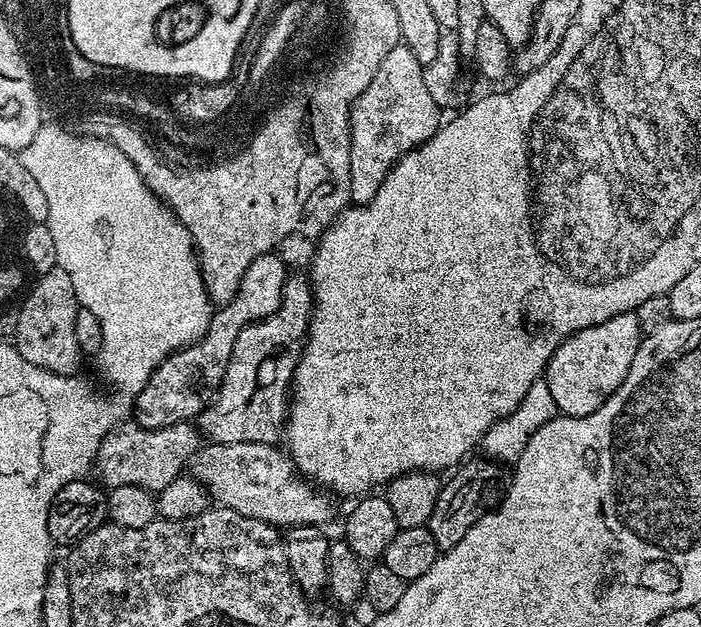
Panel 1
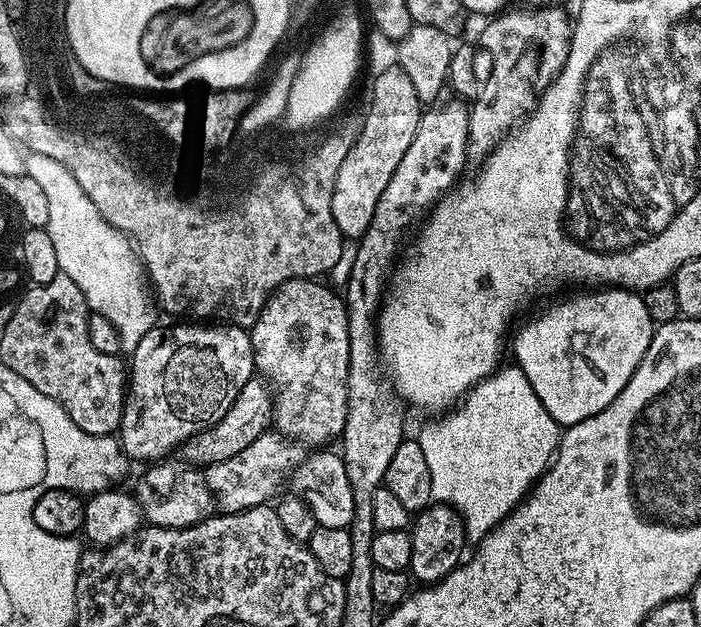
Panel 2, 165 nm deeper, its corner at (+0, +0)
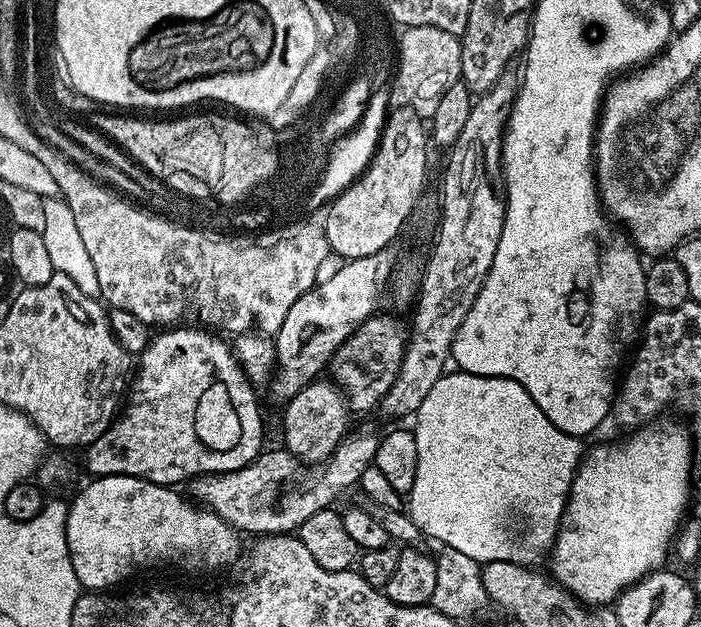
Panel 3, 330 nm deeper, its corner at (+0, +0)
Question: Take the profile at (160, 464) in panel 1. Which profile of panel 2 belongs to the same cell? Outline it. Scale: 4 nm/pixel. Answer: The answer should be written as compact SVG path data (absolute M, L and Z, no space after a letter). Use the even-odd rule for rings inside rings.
M263 379L248 380L246 386L242 386L242 394L238 394L234 406L230 406L230 410L226 410L226 414L218 423L196 432L185 442L182 446L183 459L193 466L207 466L226 462L226 458L234 458L234 454L246 450L246 446L250 446L250 442L254 442L254 438L269 431L270 425L273 423L273 399L273 389Z

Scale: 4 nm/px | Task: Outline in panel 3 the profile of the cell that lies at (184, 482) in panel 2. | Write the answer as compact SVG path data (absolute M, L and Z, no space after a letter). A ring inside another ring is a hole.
M356 432L344 437L332 451L329 460L309 467L287 450L261 451L242 470L221 476L197 476L191 481L190 496L197 505L218 514L230 527L241 534L292 534L318 510L333 507L347 488L355 489L362 478L362 470L373 467L380 436L372 432Z

